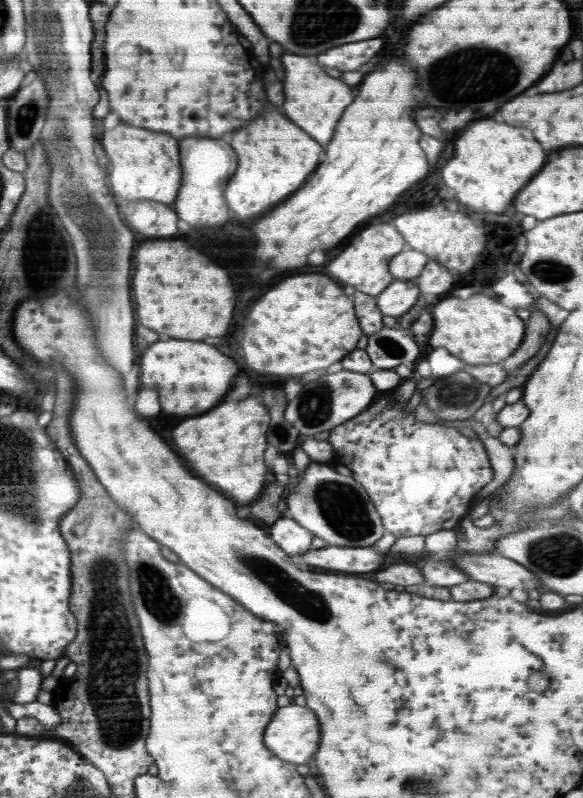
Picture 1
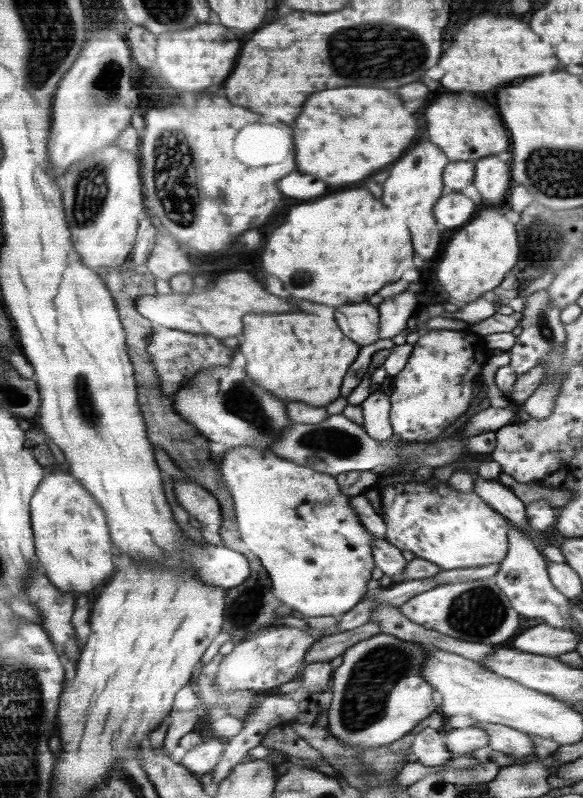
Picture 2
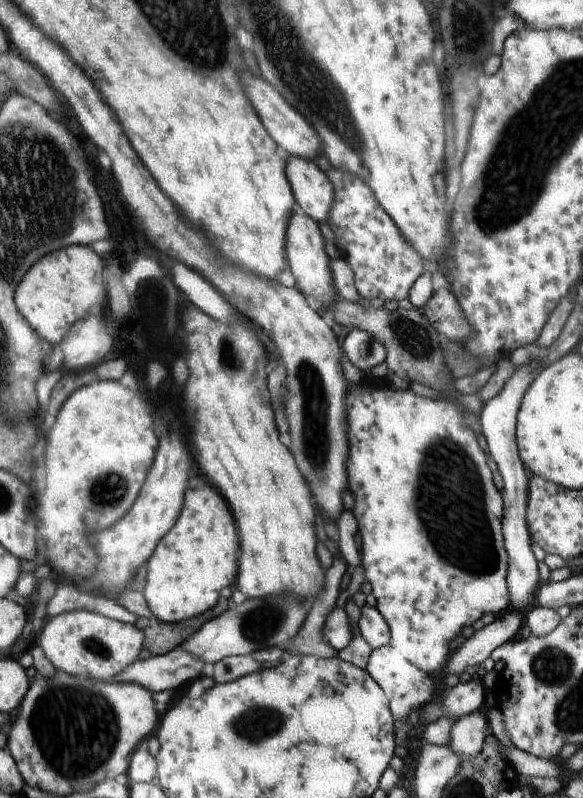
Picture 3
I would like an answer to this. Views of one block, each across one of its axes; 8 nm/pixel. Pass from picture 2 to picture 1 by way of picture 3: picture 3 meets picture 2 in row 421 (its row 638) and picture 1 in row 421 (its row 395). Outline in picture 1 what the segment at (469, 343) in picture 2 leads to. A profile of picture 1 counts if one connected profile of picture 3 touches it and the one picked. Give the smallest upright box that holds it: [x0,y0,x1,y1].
[326,395,494,538]

